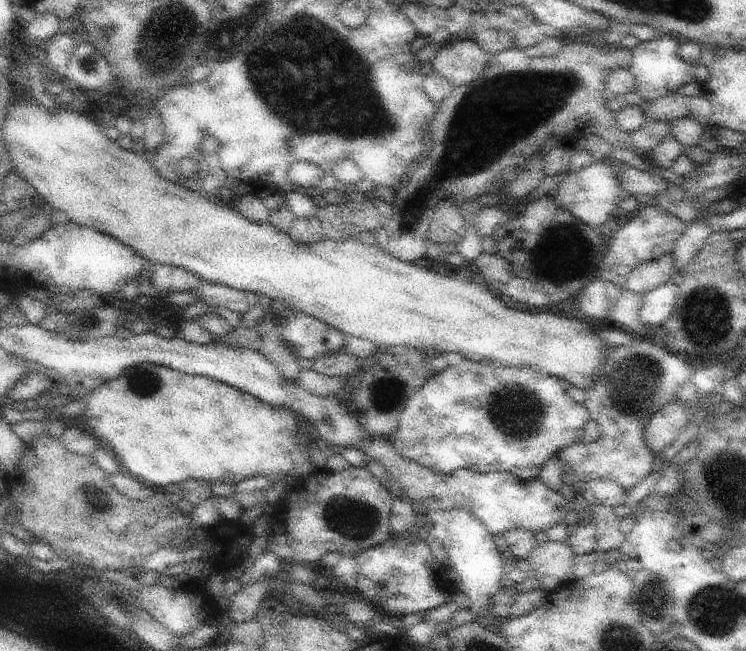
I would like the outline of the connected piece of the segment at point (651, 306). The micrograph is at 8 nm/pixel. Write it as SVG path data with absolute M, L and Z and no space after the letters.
M665 284L643 296L643 306L639 310L639 320L643 326L663 326L671 318L677 302L677 288L679 286Z

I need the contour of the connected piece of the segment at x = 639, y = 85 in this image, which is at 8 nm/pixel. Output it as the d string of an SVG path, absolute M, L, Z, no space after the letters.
M661 34L657 40L647 40L647 42L639 42L633 50L633 62L631 62L631 76L635 80L635 92L645 100L657 100L663 98L667 94L675 94L681 86L697 82L693 76L693 68L691 64L685 64L679 58L679 42L675 36L669 34Z

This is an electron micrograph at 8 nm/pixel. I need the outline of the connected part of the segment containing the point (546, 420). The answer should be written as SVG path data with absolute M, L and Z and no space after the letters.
M459 356L455 364L443 372L435 372L435 376L409 398L397 430L387 438L399 454L435 474L451 476L455 470L473 470L477 474L509 472L521 480L529 480L539 478L541 466L551 456L559 456L561 448L583 442L581 430L587 420L591 420L591 416L585 406L573 402L553 376L531 368L495 368L483 360L473 362Z

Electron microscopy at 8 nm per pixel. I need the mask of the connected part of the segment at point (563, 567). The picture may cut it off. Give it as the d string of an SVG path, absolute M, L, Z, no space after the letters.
M543 542L531 550L525 562L529 564L533 576L553 576L559 582L565 582L573 576L575 552L567 542Z

